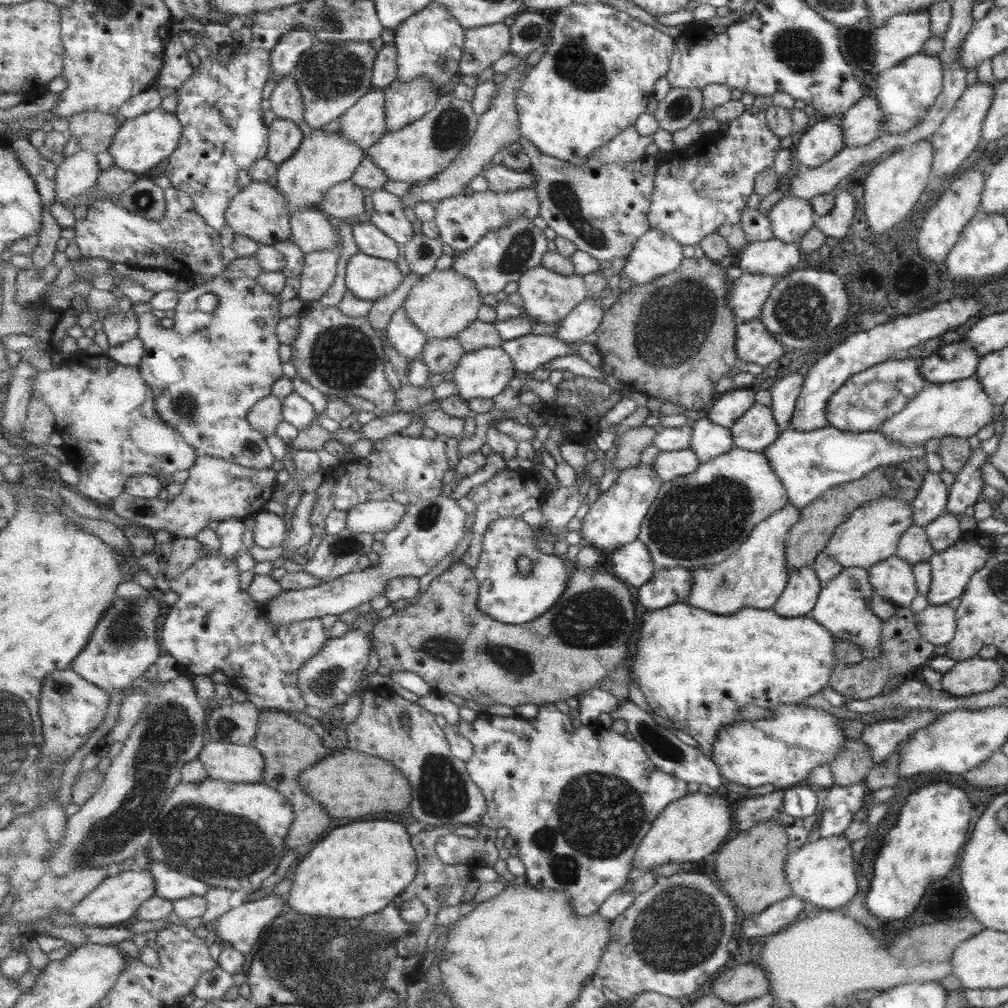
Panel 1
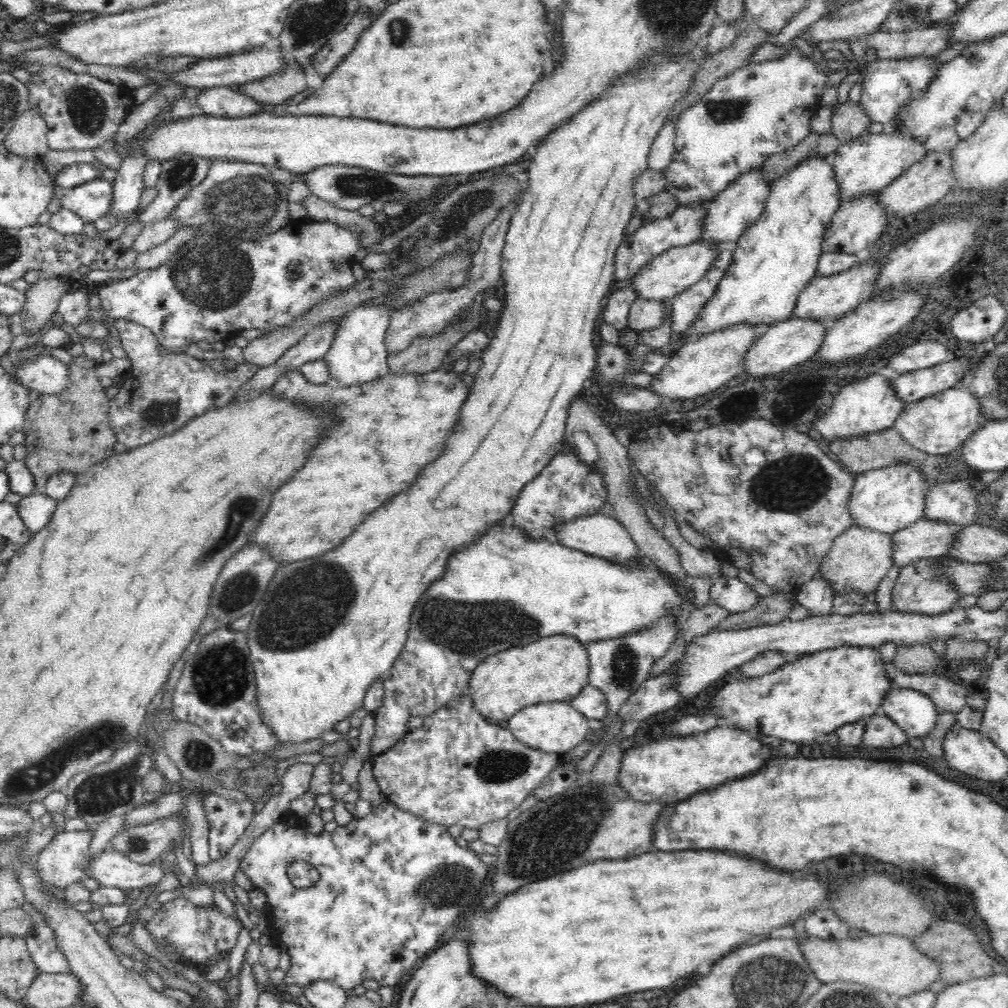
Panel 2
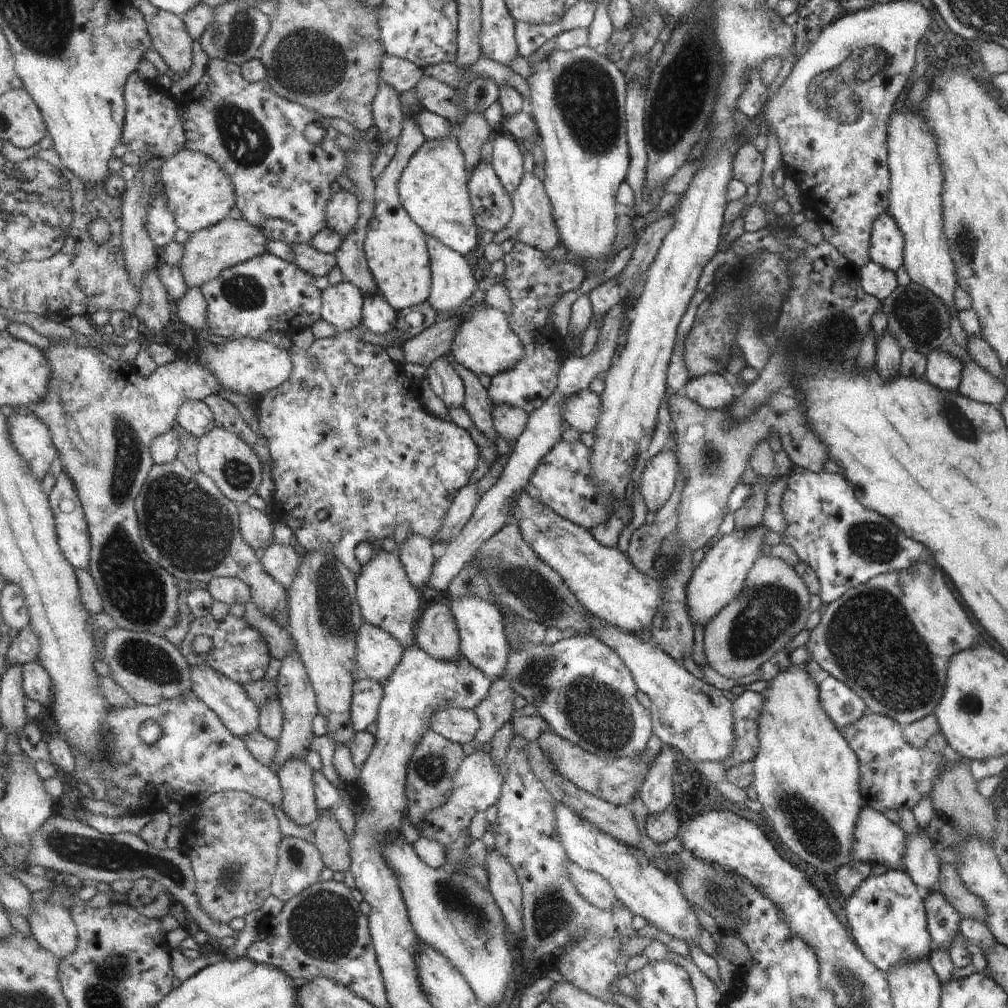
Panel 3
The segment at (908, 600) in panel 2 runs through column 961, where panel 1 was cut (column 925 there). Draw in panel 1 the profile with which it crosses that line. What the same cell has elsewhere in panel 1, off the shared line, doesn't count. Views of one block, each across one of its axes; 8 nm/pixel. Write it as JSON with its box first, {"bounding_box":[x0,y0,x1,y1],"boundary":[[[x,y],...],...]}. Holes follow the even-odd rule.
{"bounding_box":[925,529,995,605],"boundary":[[[974,529],[961,533],[958,541],[945,550],[933,552],[927,562],[930,568],[929,590],[925,594],[928,604],[946,605],[949,600],[961,596],[967,586],[968,578],[994,554],[994,549],[995,546],[988,534]]]}

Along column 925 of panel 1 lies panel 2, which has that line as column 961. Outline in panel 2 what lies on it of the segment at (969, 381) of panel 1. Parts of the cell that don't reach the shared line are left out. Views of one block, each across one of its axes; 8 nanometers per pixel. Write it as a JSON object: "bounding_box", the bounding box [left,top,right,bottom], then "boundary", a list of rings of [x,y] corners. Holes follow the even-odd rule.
{"bounding_box":[893,385,981,456],"boundary":[[[964,385],[949,388],[933,396],[906,403],[893,428],[916,450],[930,456],[948,454],[974,431],[978,431],[981,401]]]}

